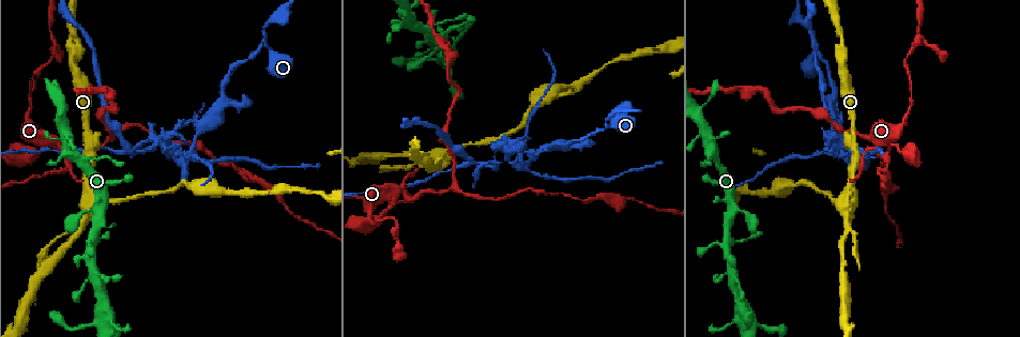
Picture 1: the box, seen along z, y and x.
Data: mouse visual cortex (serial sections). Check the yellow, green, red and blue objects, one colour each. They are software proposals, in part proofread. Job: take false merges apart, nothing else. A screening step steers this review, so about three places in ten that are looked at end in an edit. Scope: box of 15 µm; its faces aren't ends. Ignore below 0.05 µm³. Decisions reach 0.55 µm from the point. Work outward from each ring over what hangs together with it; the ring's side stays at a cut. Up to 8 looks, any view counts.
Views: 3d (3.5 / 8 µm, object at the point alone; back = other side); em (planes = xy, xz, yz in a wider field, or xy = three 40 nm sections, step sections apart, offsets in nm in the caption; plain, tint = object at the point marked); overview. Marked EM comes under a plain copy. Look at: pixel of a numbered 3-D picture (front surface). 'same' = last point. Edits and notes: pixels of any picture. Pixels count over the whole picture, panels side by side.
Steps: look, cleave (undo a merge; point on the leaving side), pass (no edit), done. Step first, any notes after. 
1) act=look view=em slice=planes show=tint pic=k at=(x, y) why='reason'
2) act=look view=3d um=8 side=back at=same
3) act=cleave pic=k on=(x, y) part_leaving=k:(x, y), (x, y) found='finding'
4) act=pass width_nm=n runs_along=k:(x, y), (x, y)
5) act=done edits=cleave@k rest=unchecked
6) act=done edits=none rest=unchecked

act=look view=em slice=xy step=5 show=tint pic=1 at=(392, 201) why='thick turns thin'

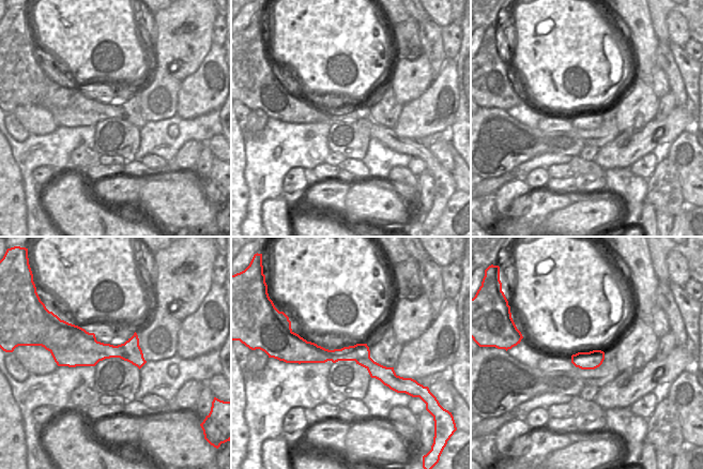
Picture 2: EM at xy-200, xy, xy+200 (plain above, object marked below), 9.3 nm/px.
act=look view=3d um=3.5 side=back at=same why='wider look'

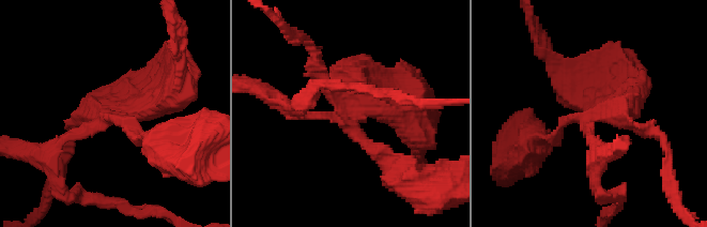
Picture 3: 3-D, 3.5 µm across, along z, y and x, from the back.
act=cleave pic=3 on=(555, 138) part_leaving=3:(589, 121), (592, 151), (616, 151) found='two cells meet here'

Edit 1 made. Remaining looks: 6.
act=look view=overview

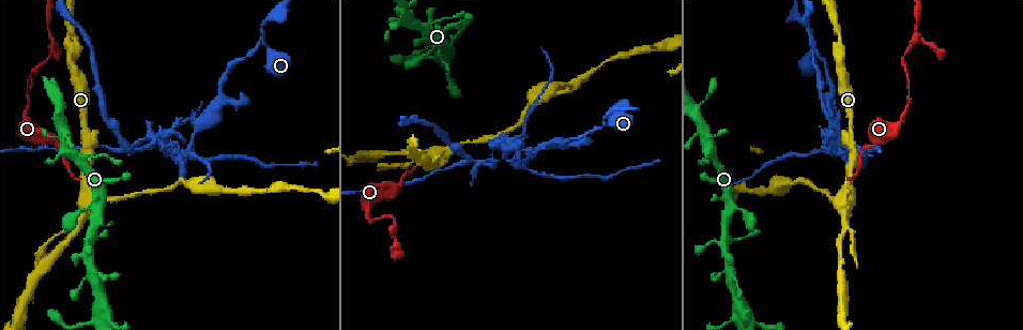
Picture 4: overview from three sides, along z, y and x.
act=look view=3d um=8 pic=4 at=(78, 227) why='side arm on a straight run'

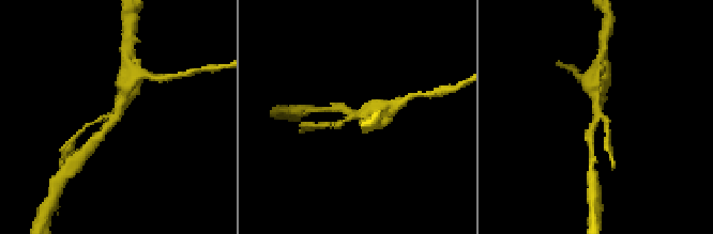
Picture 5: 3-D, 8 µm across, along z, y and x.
act=look view=3d um=3.5 pic=5 at=(598, 118) why='zoom in'

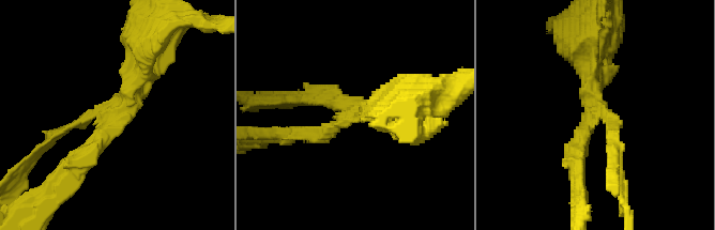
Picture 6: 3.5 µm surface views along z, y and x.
act=look view=em slice=planes show=tint pic=6 at=(122, 114) arms=3 arm_widths_nm=150,250,250 why='need the tissue'

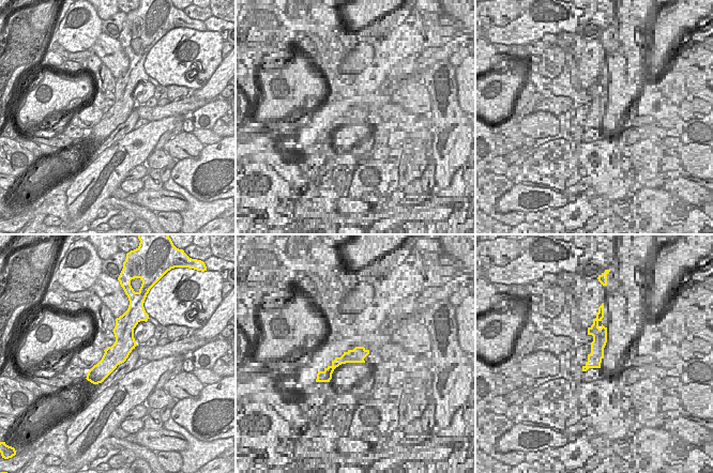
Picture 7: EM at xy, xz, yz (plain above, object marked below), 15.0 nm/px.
act=pass found='continuous, no second cell'

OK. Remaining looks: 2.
act=look view=3d um=8 pic=4 at=(266, 44) why='three arms meet'

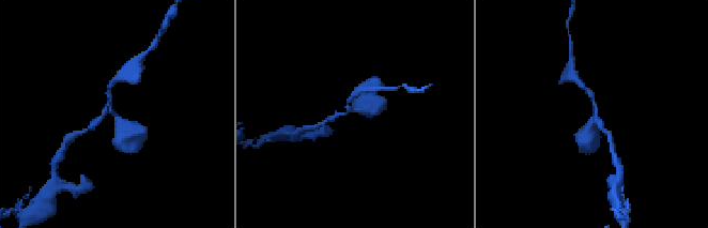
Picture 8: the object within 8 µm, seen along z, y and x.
act=look view=em slice=xy step=2 show=tint pic=8 at=(354, 110)

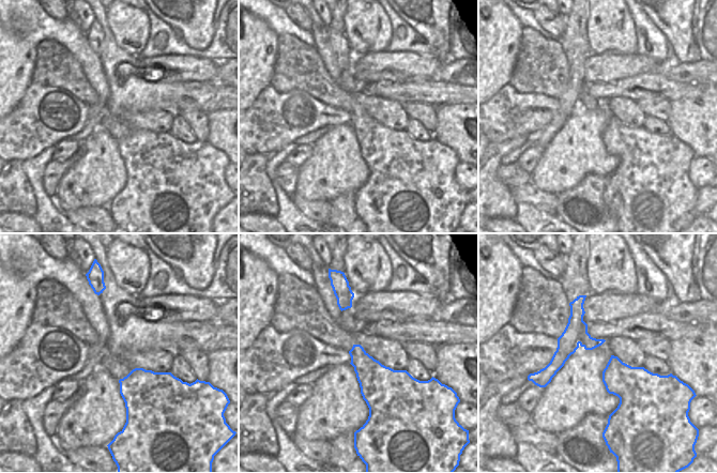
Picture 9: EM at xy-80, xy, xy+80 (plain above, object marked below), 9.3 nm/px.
act=cleave pic=8 on=(600, 124) arms=3 arm_widths_nm=150,150,600 part_leaving=8:(595, 112), (597, 122), (610, 136) found='two cells meet here'

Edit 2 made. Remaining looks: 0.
act=done edits=cleave@3,cleave@8 rest=unchecked

